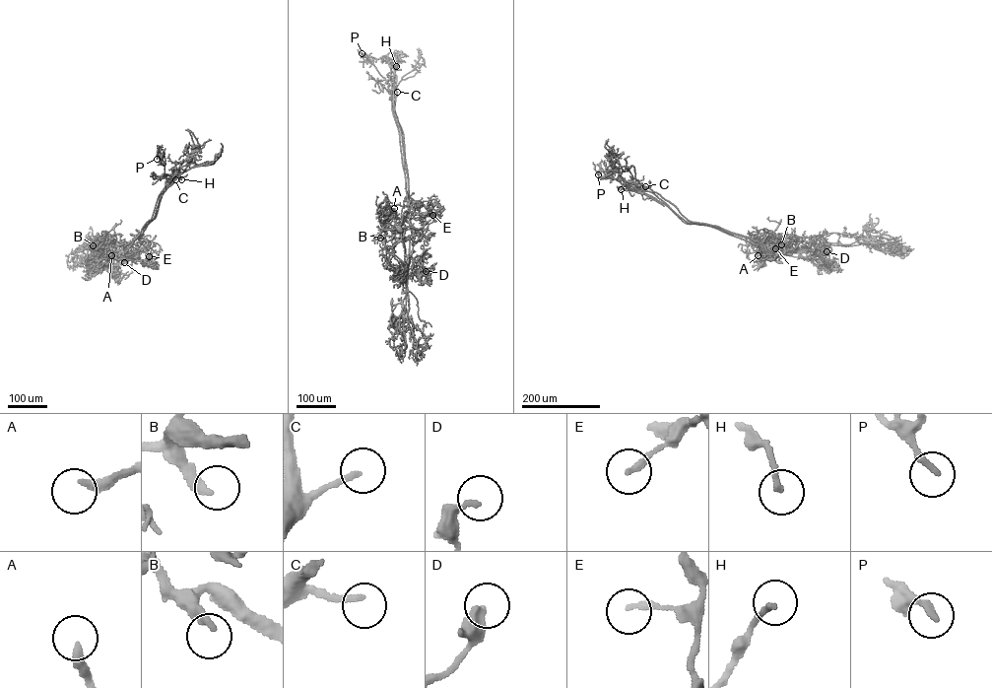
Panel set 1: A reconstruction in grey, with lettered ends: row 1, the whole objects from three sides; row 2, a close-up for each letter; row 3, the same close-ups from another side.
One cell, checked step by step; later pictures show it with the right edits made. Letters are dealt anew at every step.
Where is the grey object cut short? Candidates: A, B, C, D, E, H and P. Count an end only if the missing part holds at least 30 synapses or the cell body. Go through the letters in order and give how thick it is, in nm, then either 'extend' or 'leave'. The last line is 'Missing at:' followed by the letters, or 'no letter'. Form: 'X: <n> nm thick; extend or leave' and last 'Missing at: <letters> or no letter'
A: 320 nm thick; extend
B: 280 nm thick; extend
C: 200 nm thick; extend
D: 200 nm thick; leave
E: 200 nm thick; leave
H: 180 nm thick; leave
P: 240 nm thick; leave
Missing at: A, B, C

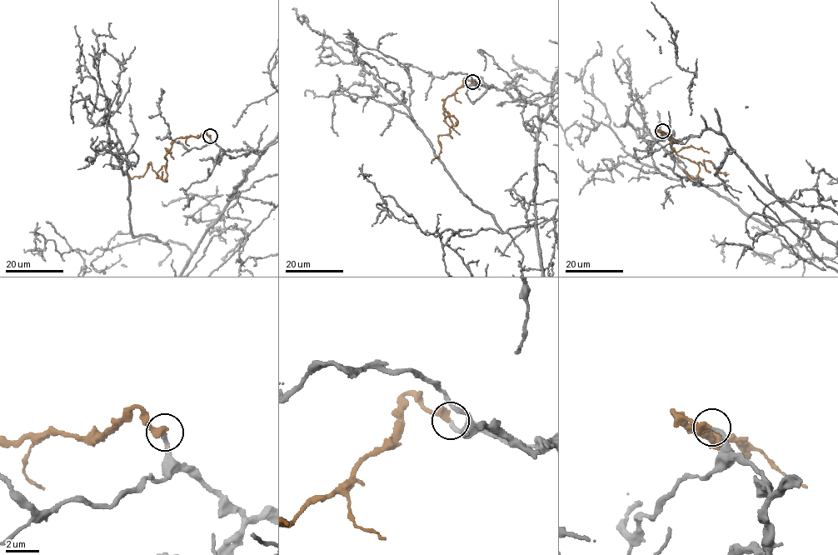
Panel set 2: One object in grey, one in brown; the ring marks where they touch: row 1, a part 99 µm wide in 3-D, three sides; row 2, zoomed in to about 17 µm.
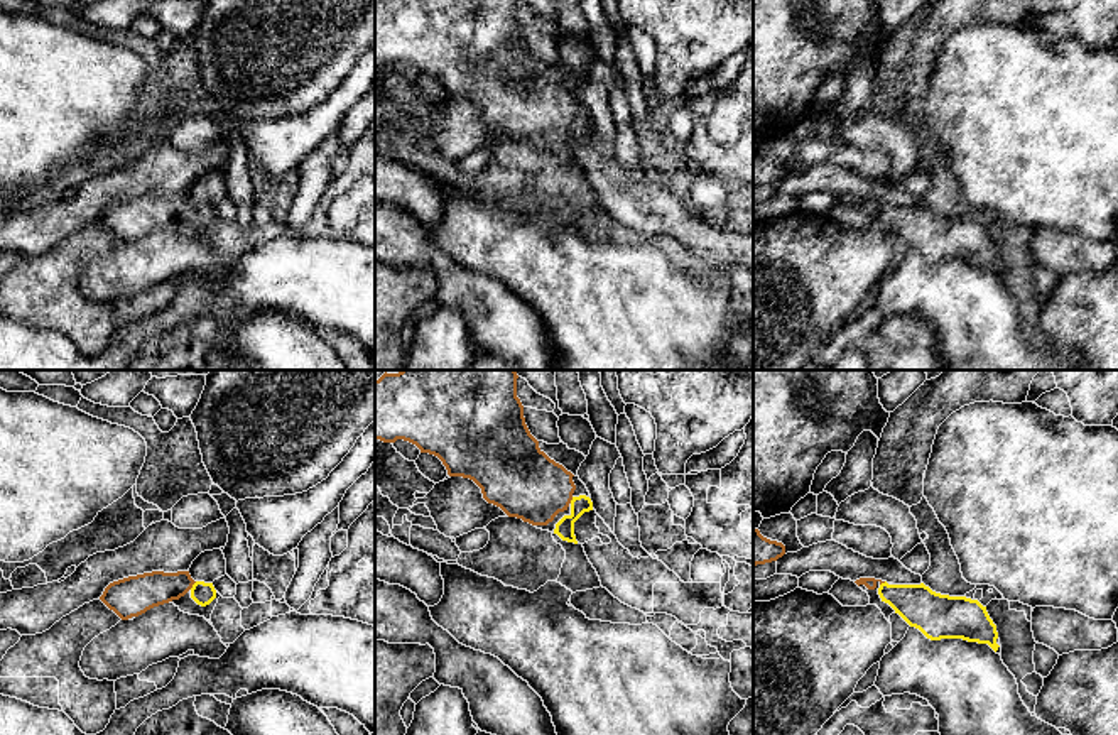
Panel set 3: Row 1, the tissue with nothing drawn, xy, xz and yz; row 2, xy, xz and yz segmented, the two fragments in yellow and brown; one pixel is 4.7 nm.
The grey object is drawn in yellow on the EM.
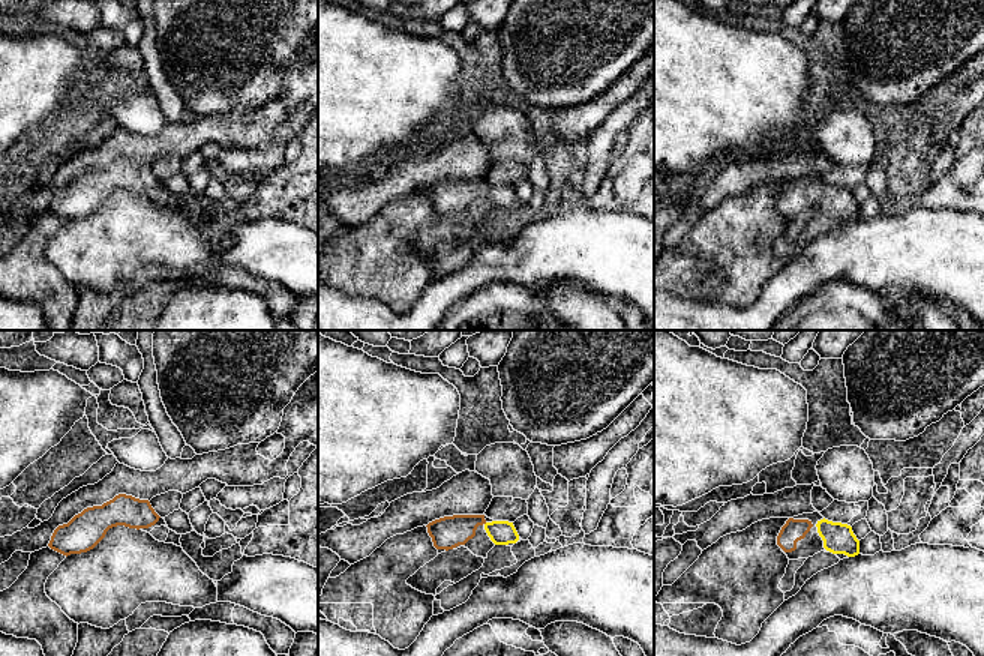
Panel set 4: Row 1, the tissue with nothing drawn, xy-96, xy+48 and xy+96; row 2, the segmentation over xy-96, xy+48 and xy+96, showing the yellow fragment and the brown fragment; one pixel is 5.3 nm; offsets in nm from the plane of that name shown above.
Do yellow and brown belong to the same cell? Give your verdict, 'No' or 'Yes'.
Yes

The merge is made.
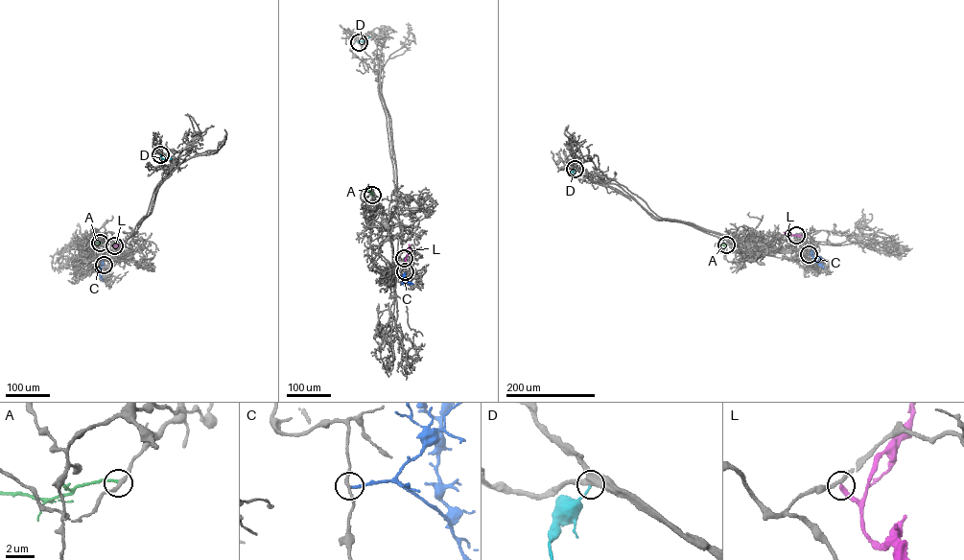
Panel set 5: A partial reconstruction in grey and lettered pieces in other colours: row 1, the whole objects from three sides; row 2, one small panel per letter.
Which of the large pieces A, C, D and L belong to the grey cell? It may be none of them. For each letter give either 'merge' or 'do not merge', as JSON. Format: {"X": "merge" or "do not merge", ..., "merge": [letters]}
{"A": "do not merge", "C": "do not merge", "D": "do not merge", "L": "do not merge", "merge": []}

